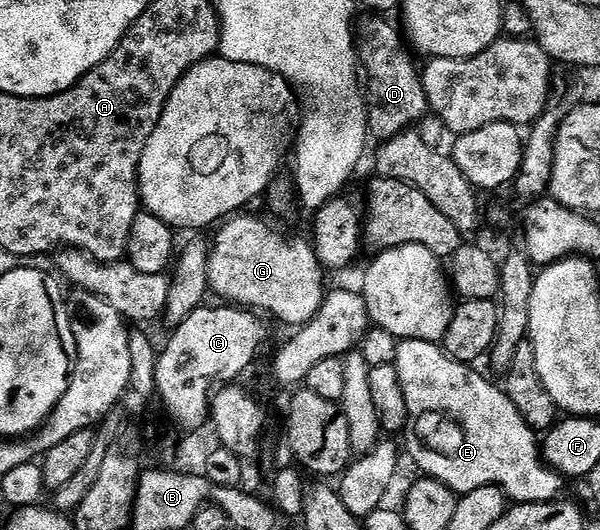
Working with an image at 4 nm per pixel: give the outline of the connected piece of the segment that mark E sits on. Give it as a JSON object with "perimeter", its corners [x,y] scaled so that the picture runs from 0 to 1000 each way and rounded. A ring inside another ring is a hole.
{"perimeter":[[[698,640],[663,642],[662,645],[662,706],[665,708],[665,723],[672,730],[672,753],[678,753],[678,783],[682,794],[675,800],[672,830],[675,830],[675,847],[682,853],[682,862],[703,887],[700,889],[710,900],[723,900],[732,911],[738,911],[743,919],[755,925],[757,930],[767,934],[783,930],[798,919],[812,919],[813,915],[830,915],[840,928],[850,947],[863,953],[885,953],[903,945],[927,945],[937,936],[935,913],[938,902],[935,894],[917,885],[908,874],[907,862],[902,858],[902,843],[898,825],[892,811],[872,791],[872,783],[865,783],[865,774],[858,770],[858,760],[852,760],[852,753],[842,742],[840,732],[833,725],[828,726],[822,719],[813,719],[802,704],[793,704],[787,687],[762,681],[757,674],[748,672],[740,657],[725,643],[700,643]]]}

